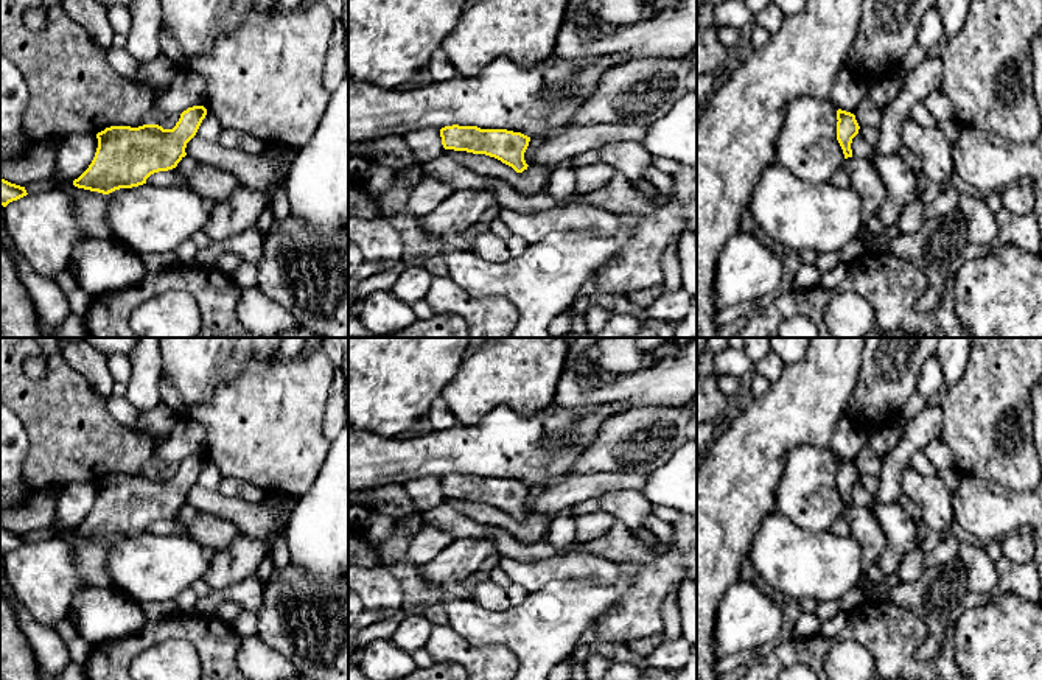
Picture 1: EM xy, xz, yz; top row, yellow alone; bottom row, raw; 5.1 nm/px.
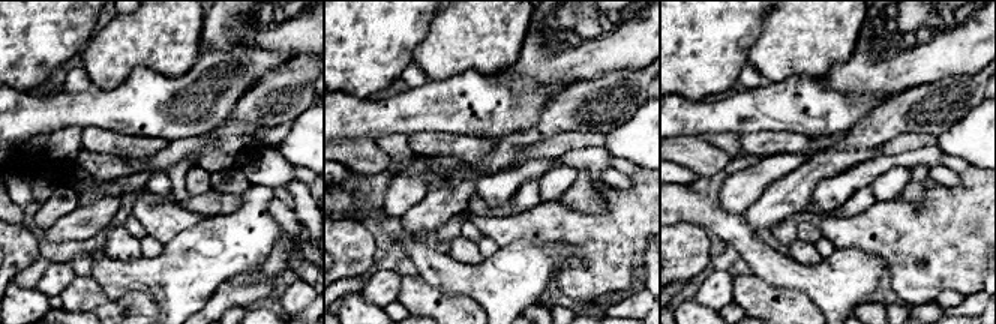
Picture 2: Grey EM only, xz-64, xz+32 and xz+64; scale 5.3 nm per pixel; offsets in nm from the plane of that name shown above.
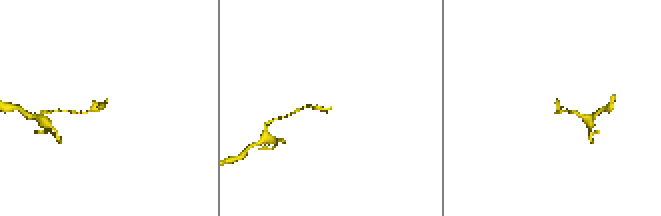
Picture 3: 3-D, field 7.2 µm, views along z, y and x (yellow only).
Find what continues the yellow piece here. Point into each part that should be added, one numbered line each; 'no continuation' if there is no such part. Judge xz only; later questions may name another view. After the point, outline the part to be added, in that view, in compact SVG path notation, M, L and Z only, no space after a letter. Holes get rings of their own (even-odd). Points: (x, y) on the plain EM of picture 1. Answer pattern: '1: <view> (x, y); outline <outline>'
no continuation

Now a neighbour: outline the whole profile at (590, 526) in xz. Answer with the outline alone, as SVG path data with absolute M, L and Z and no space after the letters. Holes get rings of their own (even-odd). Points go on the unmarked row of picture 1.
M605 510L591 512L574 517L575 542L588 543L607 534L614 524L616 518Z

